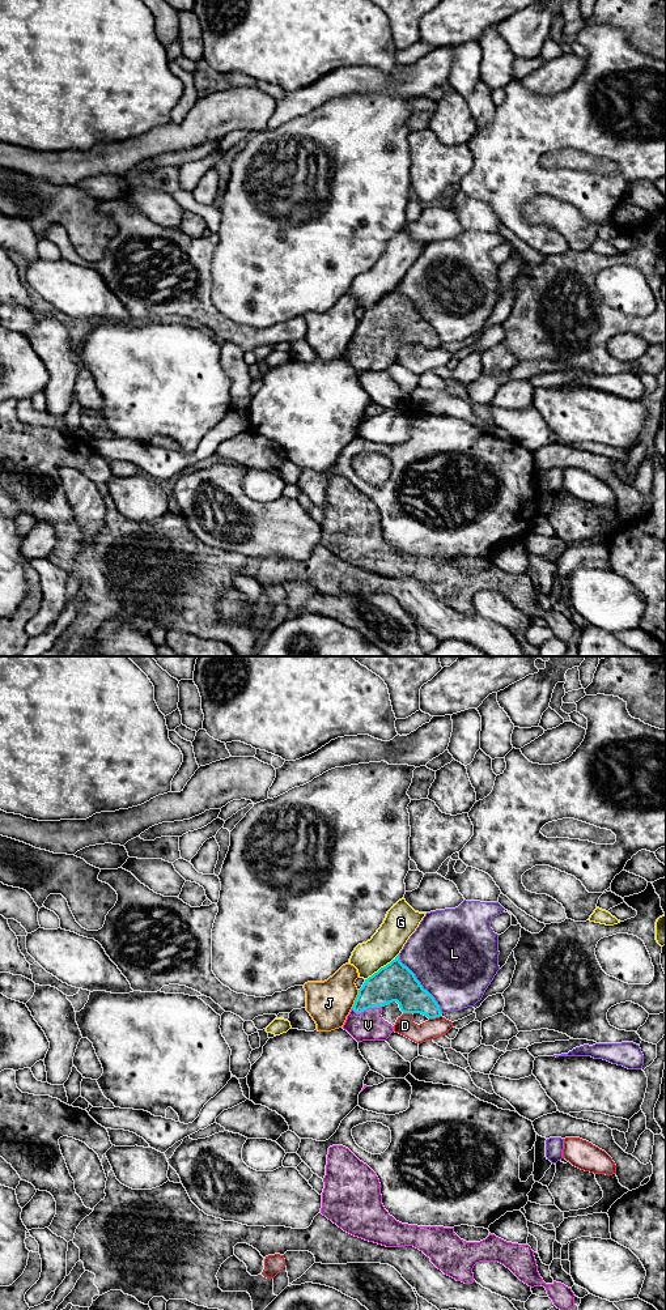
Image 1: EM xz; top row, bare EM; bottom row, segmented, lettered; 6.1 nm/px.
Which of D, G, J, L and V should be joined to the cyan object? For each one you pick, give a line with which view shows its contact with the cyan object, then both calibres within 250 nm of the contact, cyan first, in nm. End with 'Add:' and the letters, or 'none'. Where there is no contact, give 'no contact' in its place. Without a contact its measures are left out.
V: meets cyan in xz; 240 nm thick on the cyan side, 190 nm on the other
Add: V

